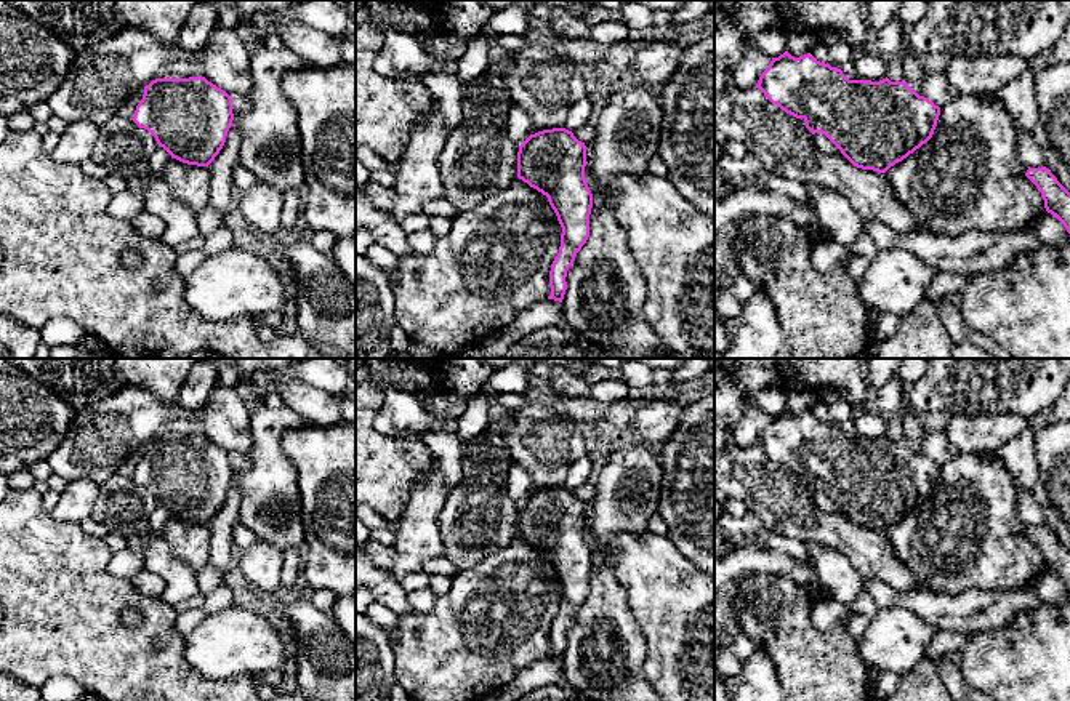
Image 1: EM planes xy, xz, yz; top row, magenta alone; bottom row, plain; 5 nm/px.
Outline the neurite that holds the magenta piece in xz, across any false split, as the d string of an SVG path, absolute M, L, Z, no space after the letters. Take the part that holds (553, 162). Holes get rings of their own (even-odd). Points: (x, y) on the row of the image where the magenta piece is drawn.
M565 128L543 130L530 134L517 152L517 178L548 197L557 221L562 227L559 253L549 270L551 294L548 299L562 302L567 290L567 270L573 264L577 253L589 237L589 214L593 194L585 179L586 146Z

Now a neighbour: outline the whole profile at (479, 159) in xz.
M481 74L460 88L463 120L440 152L445 197L458 213L477 206L489 195L517 179L519 146L508 134L508 112L514 106Z

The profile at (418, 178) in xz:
M432 99L424 120L412 131L405 155L392 170L396 173L396 202L384 213L399 224L405 216L420 213L421 206L444 192L440 152L447 141L442 109Z

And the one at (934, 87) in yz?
M934 72L924 77L921 88L916 93L939 107L959 96L959 93L948 83L943 72Z

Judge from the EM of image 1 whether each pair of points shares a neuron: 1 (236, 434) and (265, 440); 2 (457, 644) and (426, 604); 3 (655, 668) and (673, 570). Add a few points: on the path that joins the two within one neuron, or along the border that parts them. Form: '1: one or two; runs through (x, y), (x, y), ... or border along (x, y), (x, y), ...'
1: two; border along (250, 415), (249, 434), (252, 447), (241, 458)
2: two; border along (438, 597), (430, 610), (414, 612)
3: one; runs through (673, 644), (673, 594)

